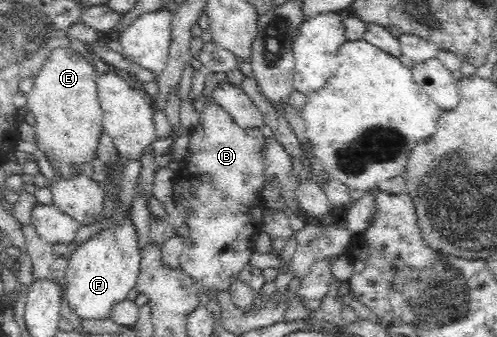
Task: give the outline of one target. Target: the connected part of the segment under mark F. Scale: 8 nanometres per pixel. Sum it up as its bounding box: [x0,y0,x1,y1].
[67,160,141,318]

